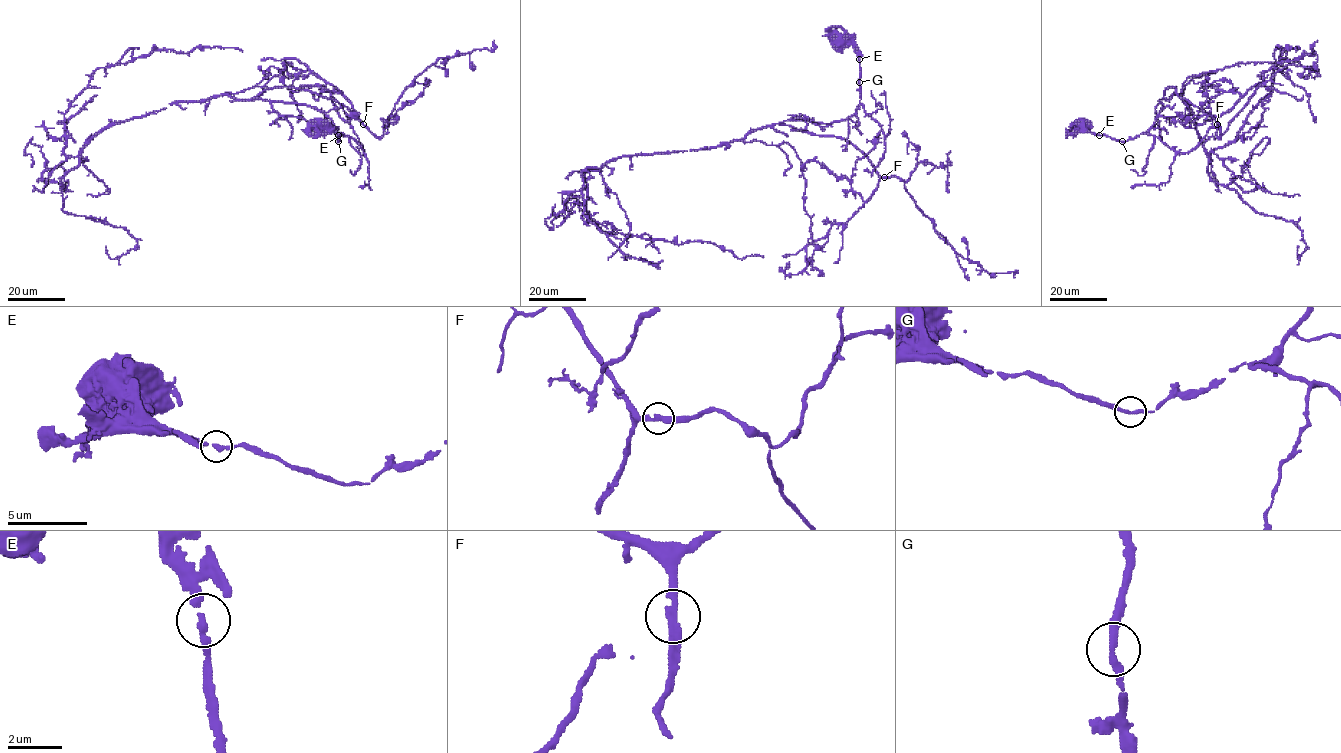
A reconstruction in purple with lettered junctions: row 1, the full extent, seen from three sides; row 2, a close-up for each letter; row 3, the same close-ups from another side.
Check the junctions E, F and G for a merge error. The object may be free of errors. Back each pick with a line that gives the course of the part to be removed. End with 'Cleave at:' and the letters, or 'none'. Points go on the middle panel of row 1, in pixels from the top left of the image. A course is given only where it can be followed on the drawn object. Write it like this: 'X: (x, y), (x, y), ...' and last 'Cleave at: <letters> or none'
Cleave at: none

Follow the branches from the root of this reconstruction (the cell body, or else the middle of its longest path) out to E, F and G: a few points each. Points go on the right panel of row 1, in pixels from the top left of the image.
E: (1080, 122), (1098, 135)
F: (1080, 122), (1098, 135), (1121, 141), (1135, 138), (1154, 123), (1164, 90), (1173, 87), (1217, 124)
G: (1080, 122), (1093, 133), (1122, 141)

